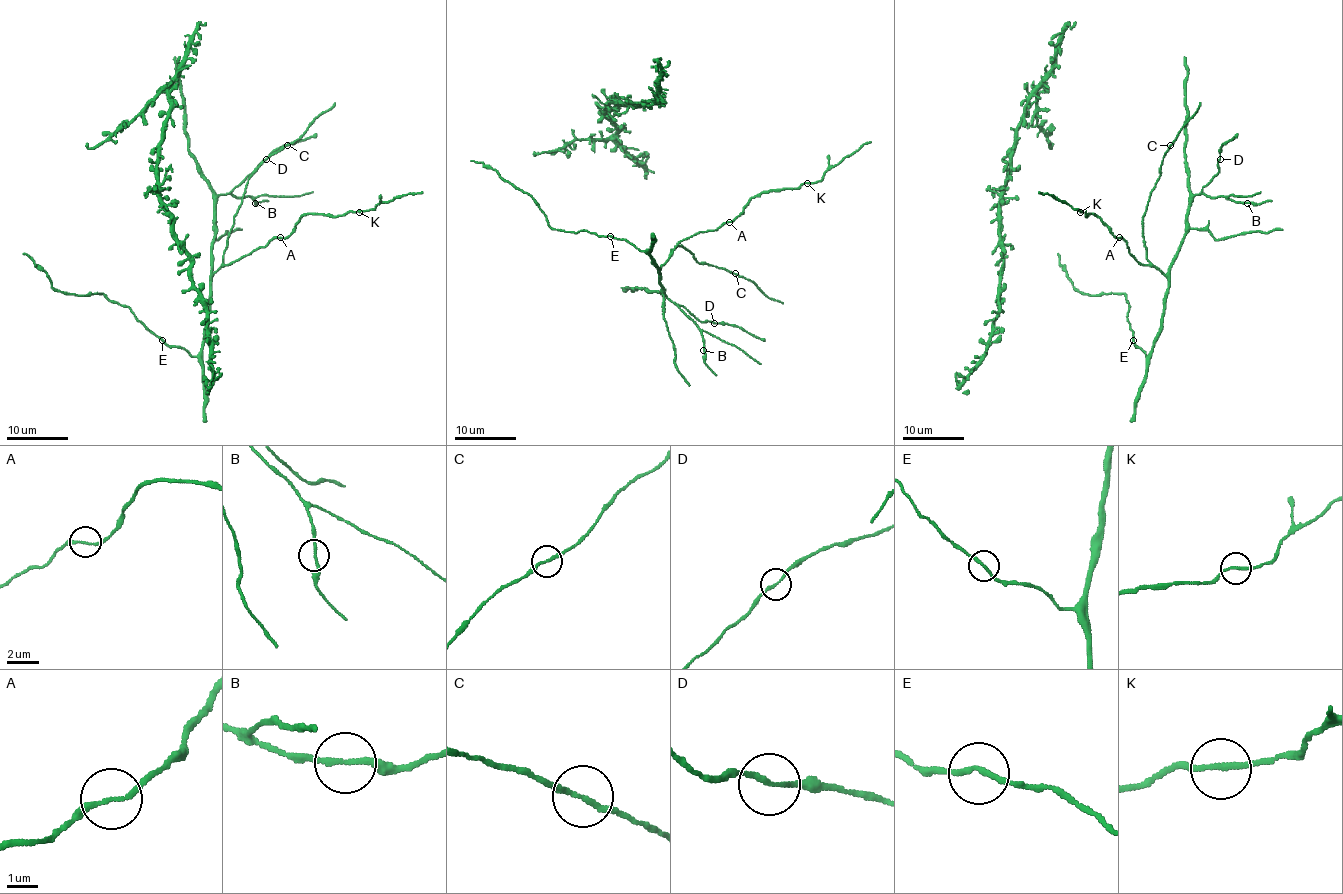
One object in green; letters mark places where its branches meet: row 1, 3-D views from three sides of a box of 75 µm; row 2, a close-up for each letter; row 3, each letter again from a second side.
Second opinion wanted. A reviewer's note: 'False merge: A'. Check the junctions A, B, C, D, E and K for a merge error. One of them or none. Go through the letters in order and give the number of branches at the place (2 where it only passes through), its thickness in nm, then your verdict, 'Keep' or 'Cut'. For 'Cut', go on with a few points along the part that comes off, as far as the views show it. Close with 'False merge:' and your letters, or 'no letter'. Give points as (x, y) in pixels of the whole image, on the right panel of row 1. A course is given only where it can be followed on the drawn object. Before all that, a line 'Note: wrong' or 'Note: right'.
Note: wrong
A: Branches: 2. Thickness 140 nm. Keep
B: Branches: 2. Thickness 180 nm. Keep
C: Branches: 2. Thickness 180 nm. Keep
D: Branches: 2. Thickness 150 nm. Keep
E: Branches: 2. Thickness 170 nm. Keep
K: Branches: 2. Thickness 180 nm. Keep
False merge: no letter

